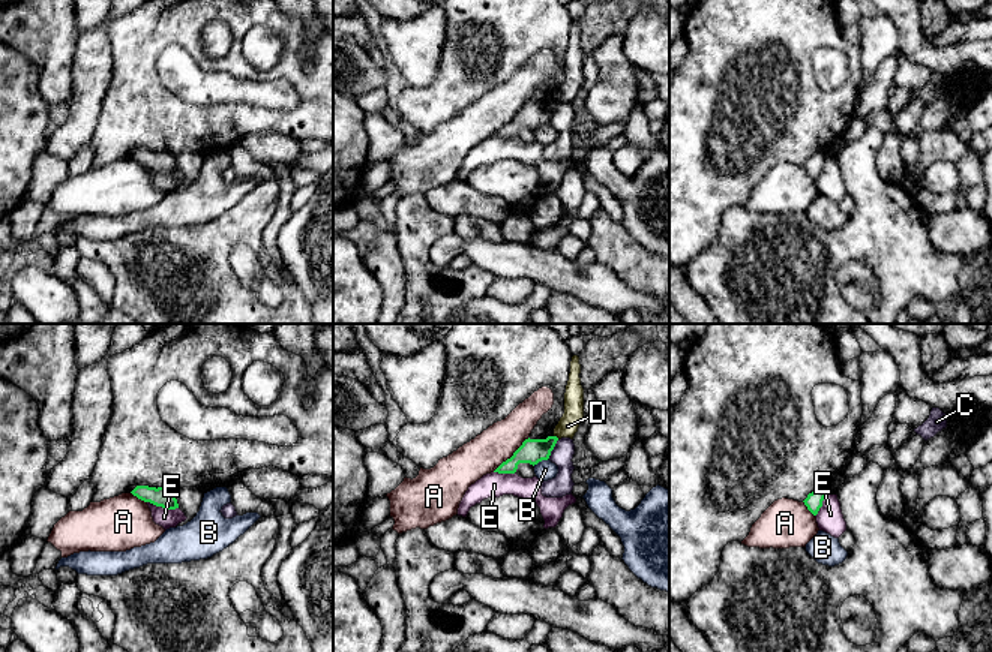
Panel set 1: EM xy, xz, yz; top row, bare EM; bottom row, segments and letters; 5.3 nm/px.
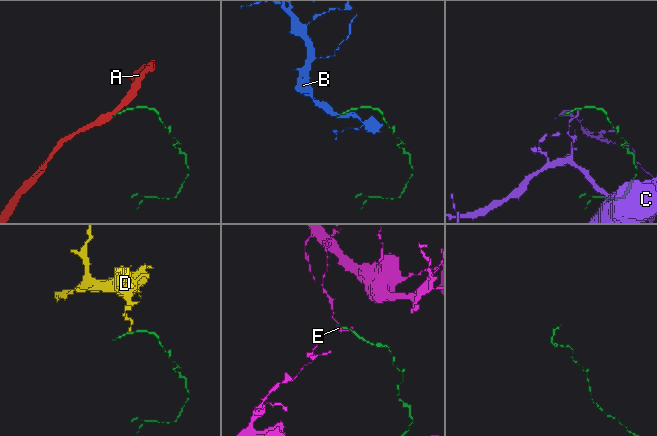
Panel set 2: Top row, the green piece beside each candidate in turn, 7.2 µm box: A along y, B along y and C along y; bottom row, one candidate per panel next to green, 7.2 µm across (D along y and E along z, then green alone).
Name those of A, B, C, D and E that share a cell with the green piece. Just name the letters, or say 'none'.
none

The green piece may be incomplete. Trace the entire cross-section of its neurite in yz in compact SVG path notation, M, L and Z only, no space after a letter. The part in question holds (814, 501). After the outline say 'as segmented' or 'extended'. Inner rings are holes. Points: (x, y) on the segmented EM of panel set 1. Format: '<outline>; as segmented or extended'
M819 487L816 490L813 490L812 493L807 495L807 498L803 501L804 505L807 507L807 510L816 516L819 508L822 507L822 501L827 495L825 487Z; as segmented

